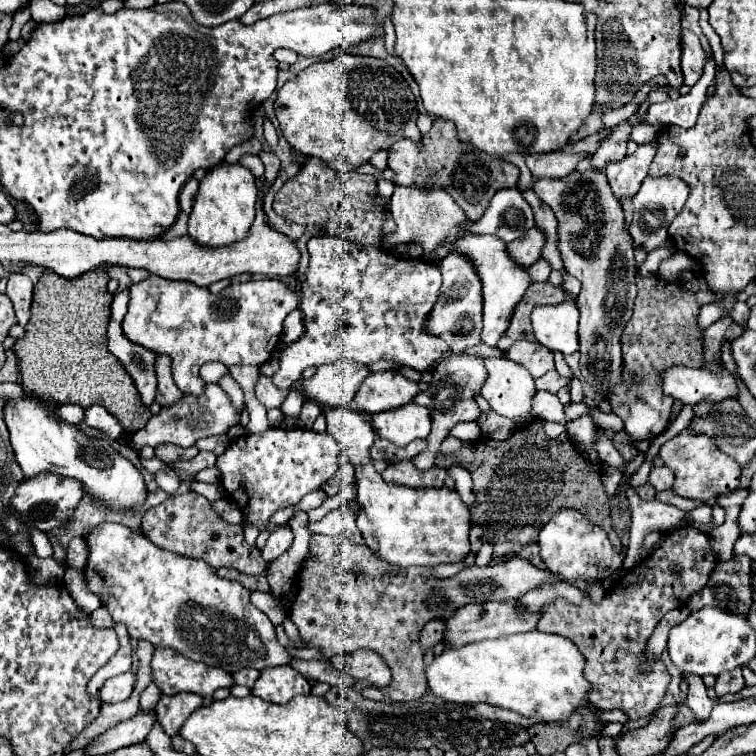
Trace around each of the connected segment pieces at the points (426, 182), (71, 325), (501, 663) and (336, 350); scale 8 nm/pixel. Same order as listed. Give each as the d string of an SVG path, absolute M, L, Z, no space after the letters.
M437 117L429 133L423 135L423 145L415 145L411 141L397 141L387 159L389 169L395 171L393 183L403 187L433 187L445 189L455 203L465 211L471 223L483 217L491 197L503 187L515 187L519 181L519 169L503 159L487 157L487 153L473 149L473 145L461 143L457 137L457 129L453 121Z
M93 269L77 279L63 279L45 271L33 287L31 319L25 327L25 337L17 339L13 351L19 359L21 387L35 393L45 403L75 403L91 407L101 403L111 411L127 433L139 431L151 417L147 405L123 369L123 365L107 349L107 323L113 295L107 291L109 275L103 269Z
M537 629L521 633L521 635L507 635L487 641L477 641L471 645L465 645L463 649L445 649L441 655L437 655L427 665L427 683L429 689L441 697L443 701L455 701L455 703L489 703L495 707L511 709L527 717L541 717L545 723L551 721L565 721L577 707L587 705L587 691L589 681L583 675L585 659L577 651L575 645L567 637L561 635L549 635L541 633Z
M327 233L313 237L307 243L307 249L311 259L305 271L299 303L305 331L299 337L299 341L285 347L279 357L281 367L273 375L273 383L279 389L291 389L301 379L301 373L307 367L319 367L323 363L335 363L339 359L351 359L365 365L371 365L379 359L395 359L417 371L429 371L439 359L443 359L443 355L449 351L447 343L427 333L427 313L431 313L441 287L439 263L429 263L423 259L411 259L401 255L397 257L389 251L383 251L381 247L355 245L345 237Z

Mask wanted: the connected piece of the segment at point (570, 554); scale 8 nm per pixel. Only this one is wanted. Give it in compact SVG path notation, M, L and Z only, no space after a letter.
M575 509L559 511L541 529L537 543L541 547L541 557L547 569L569 583L575 583L577 579L583 579L583 581L607 579L615 571L619 571L623 565L623 555L613 549L607 533L601 527L597 527L595 523L587 521L587 517L583 517Z

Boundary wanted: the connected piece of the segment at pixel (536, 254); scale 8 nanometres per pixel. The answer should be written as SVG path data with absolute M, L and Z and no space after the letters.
M531 227L523 237L509 243L507 251L521 267L527 269L529 265L533 265L541 257L541 249L543 249L545 241L547 239L543 237L543 233L537 227Z

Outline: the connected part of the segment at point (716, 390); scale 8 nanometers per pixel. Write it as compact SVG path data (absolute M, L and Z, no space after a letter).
M671 367L663 373L663 389L681 403L717 403L725 399L737 399L735 375L721 367L719 371Z

